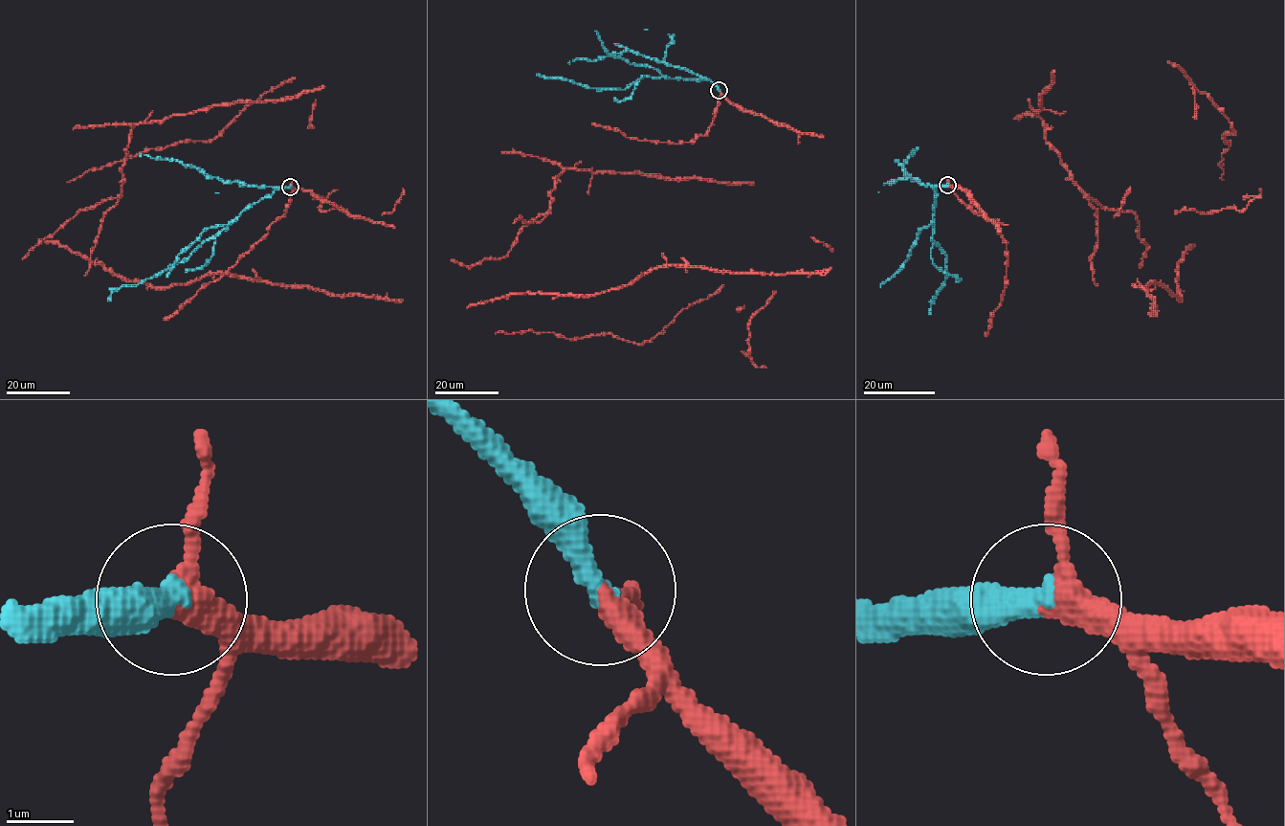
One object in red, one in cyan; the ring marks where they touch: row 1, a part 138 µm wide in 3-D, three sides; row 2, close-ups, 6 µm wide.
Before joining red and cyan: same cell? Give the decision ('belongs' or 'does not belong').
belongs

